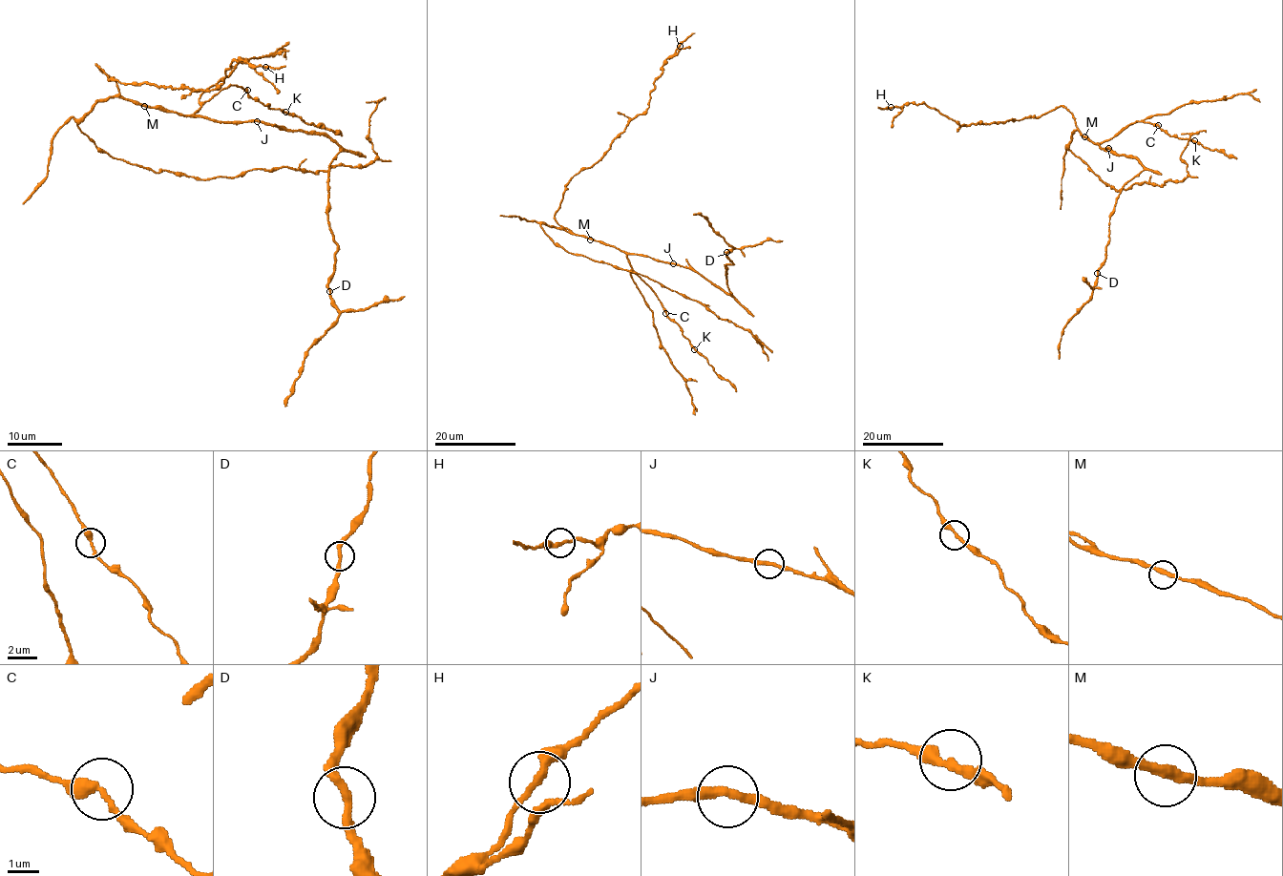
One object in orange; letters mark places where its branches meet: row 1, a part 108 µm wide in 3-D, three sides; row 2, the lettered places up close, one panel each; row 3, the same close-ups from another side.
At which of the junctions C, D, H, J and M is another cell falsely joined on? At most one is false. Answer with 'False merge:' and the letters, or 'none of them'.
False merge: none of them

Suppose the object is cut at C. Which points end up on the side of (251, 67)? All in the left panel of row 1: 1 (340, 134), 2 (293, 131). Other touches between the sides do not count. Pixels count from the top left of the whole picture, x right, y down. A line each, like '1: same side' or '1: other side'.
1: other side
2: same side

